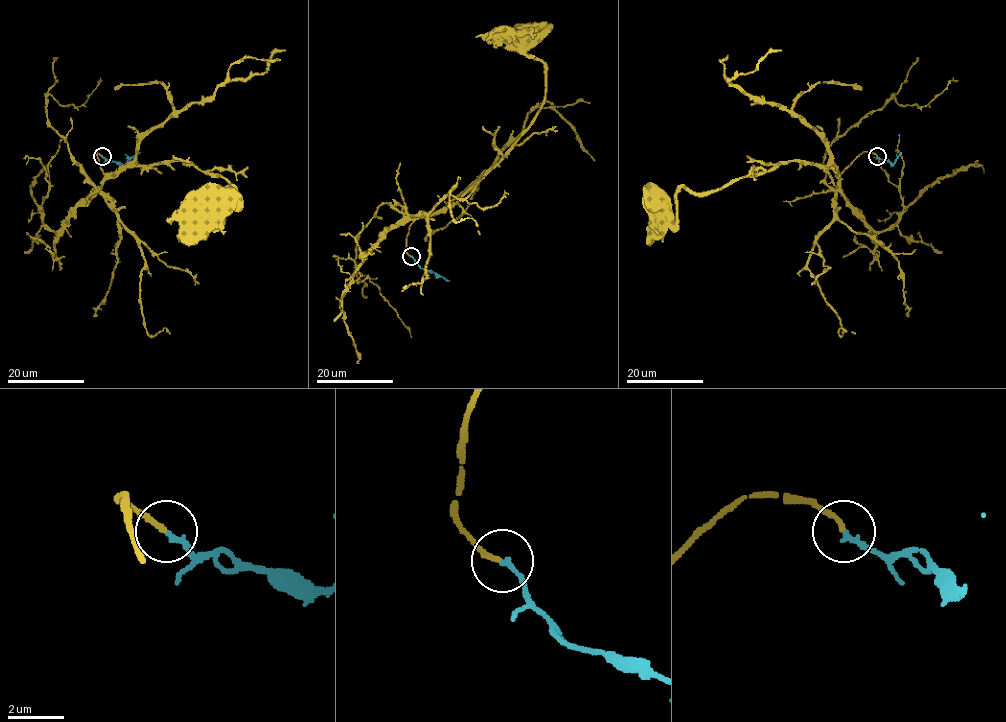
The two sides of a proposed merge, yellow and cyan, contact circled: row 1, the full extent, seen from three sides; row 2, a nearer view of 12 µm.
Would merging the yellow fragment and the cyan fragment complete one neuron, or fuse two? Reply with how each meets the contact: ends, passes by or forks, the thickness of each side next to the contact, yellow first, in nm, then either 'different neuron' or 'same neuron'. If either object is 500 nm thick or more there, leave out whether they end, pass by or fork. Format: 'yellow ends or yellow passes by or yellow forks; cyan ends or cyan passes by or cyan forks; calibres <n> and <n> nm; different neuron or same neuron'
yellow ends; cyan ends; calibres 170 and 180 nm; same neuron

